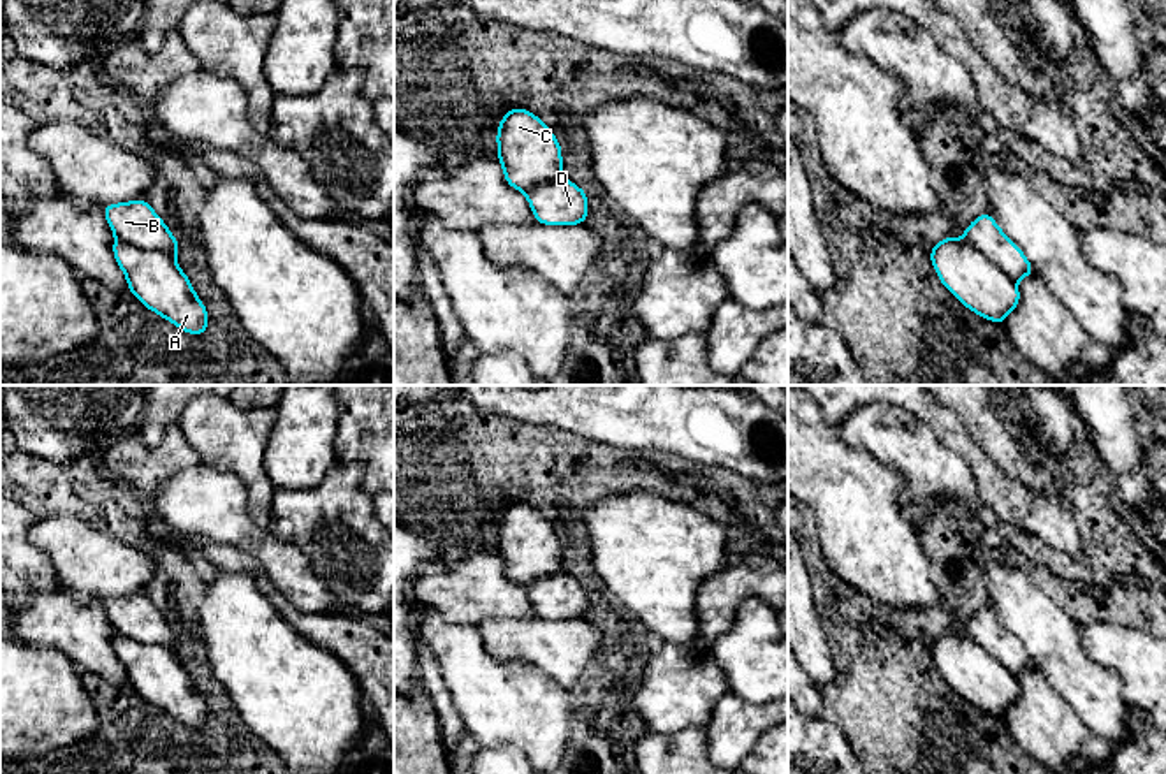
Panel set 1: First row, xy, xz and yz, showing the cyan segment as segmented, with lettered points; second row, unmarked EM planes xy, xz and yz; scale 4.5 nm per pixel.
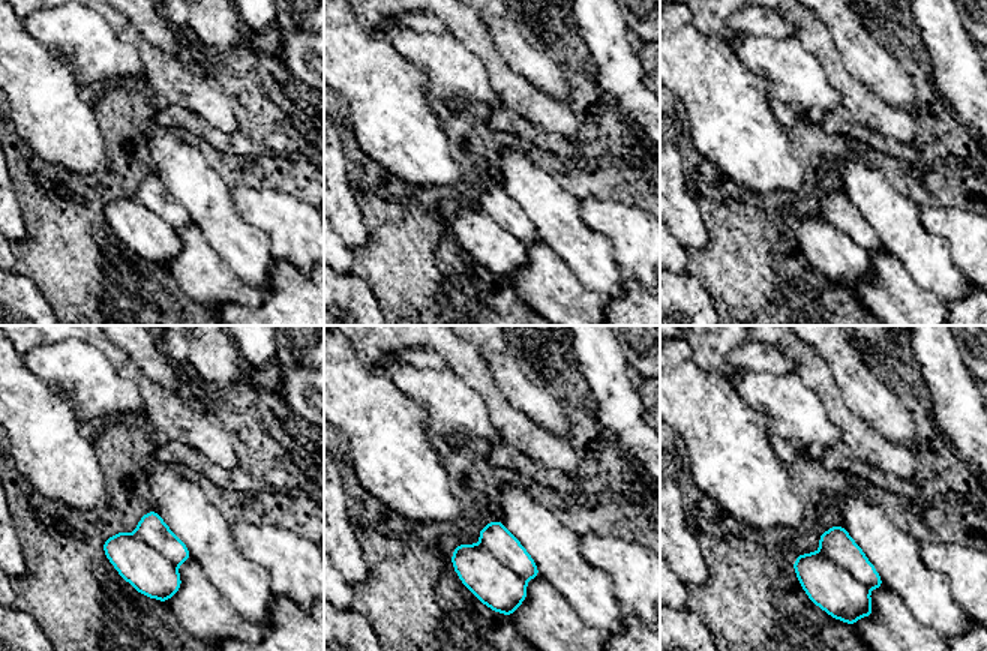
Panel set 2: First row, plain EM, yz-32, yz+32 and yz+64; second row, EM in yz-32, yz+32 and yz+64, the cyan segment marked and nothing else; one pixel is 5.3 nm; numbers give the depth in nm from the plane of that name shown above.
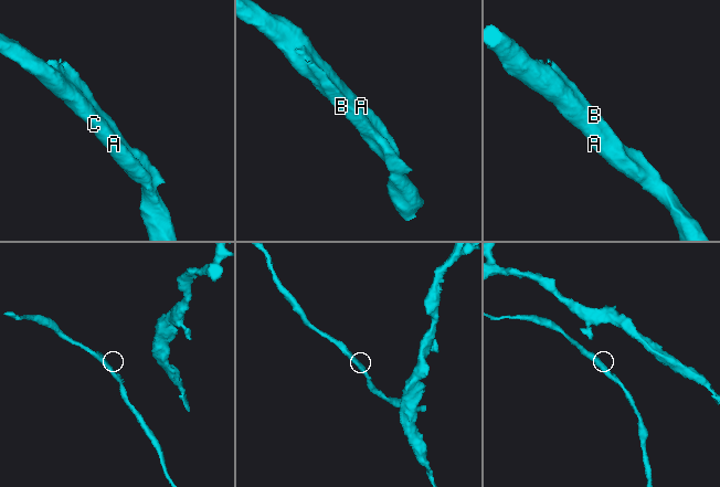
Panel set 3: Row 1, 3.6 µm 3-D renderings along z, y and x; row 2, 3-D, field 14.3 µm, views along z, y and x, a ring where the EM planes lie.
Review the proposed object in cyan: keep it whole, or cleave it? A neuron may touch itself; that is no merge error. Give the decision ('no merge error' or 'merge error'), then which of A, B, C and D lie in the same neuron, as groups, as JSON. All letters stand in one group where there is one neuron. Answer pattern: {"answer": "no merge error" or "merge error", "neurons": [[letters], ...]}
{"answer": "merge error", "neurons": [["A", "C"], ["B", "D"]]}

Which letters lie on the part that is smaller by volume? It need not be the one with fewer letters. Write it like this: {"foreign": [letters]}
{"foreign": ["B", "D"]}

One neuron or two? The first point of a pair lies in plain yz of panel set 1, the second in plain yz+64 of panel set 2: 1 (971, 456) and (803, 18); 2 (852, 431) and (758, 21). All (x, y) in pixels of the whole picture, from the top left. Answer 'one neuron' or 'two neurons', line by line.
1: one neuron
2: two neurons

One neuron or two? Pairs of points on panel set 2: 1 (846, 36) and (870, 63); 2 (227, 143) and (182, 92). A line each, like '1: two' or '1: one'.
1: one
2: two

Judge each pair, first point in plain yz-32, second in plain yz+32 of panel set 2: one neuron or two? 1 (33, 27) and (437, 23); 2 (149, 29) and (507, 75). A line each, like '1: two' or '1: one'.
1: two
2: two

